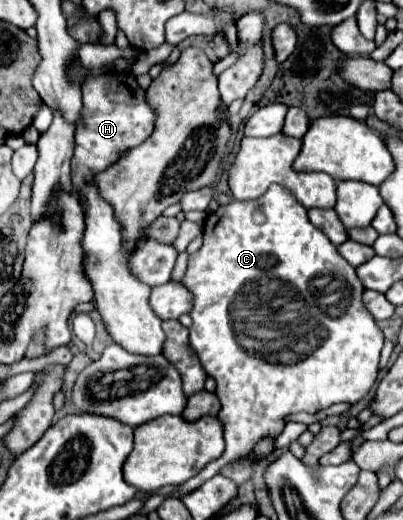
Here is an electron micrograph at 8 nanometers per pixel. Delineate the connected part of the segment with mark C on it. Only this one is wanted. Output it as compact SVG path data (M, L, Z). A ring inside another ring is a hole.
M271 185L255 201L233 201L219 207L213 215L207 215L203 245L189 257L183 285L193 295L189 343L205 373L217 383L215 395L221 401L217 417L223 423L227 447L219 459L211 461L193 479L183 483L177 493L173 493L175 497L197 489L197 485L217 475L229 461L251 453L261 437L277 437L285 427L285 415L299 411L319 413L335 403L357 403L365 399L375 385L383 331L361 303L361 293L365 289L355 277L355 269L339 257L337 247L309 223L307 209L283 187ZM317 277L331 277L337 285L309 285ZM265 329L291 333L293 339L283 341L283 335L277 335L277 341L265 341L259 335Z

